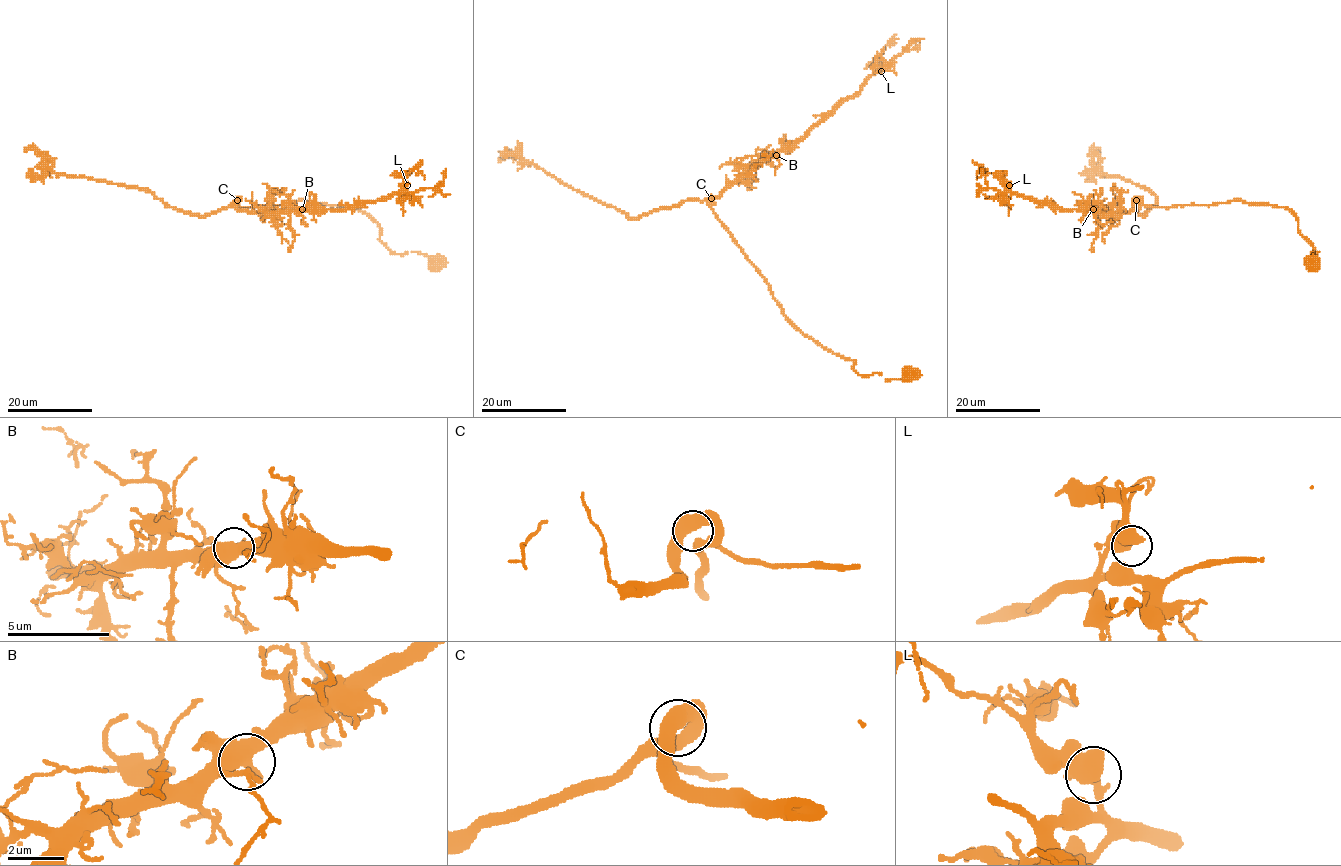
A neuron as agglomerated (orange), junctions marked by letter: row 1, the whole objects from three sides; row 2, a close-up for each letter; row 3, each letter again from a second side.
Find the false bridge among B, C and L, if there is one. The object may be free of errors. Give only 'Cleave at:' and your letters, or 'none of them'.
Cleave at: none of them

